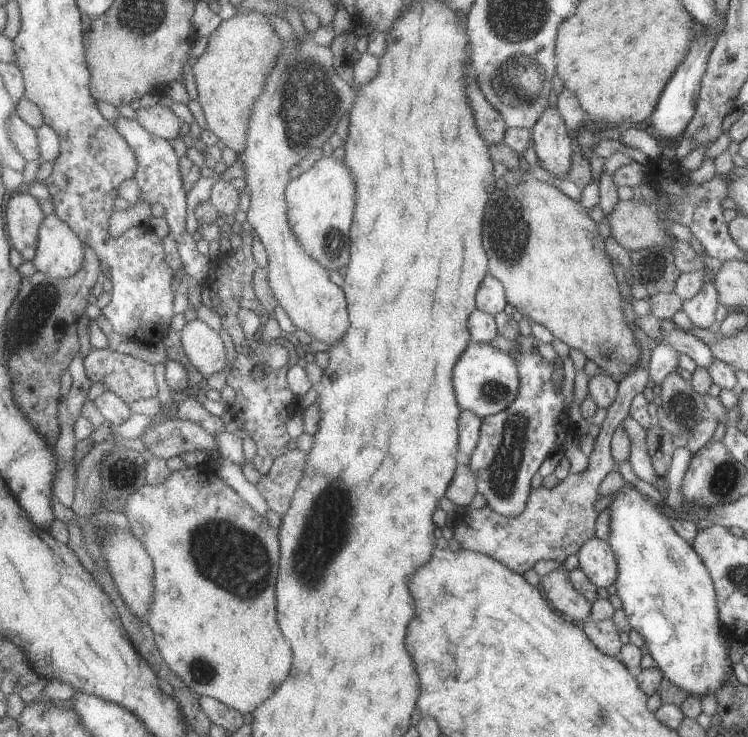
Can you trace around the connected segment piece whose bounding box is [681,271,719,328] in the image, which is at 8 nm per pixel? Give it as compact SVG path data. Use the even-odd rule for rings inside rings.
M712 272L703 274L703 286L690 300L682 302L681 311L689 318L693 327L707 328L715 320L718 295L713 285Z

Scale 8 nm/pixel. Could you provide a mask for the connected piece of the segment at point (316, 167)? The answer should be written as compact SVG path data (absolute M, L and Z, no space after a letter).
M332 155L319 158L307 172L302 172L289 182L286 198L291 228L305 250L313 254L313 258L317 258L328 270L338 271L351 262L351 224L357 204L355 194L357 182L351 168L347 166L345 159L340 161Z

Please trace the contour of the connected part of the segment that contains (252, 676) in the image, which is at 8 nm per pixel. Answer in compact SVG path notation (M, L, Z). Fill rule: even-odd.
M211 461L199 466L187 466L175 470L171 478L163 484L145 484L137 492L133 492L125 504L124 515L131 526L131 532L147 547L156 566L156 598L149 613L148 623L154 630L156 643L161 649L167 664L184 680L184 683L201 696L213 697L243 714L253 714L254 710L269 700L277 688L289 678L293 668L293 650L287 642L285 634L281 634L281 626L277 622L277 578L279 578L279 562L281 562L281 544L279 531L274 529L269 520L259 516L231 486L227 486L217 476L217 464Z

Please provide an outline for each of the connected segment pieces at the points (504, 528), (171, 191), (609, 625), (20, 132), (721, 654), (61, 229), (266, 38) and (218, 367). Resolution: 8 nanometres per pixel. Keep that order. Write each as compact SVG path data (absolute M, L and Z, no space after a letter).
M639 354L639 362L636 368L618 383L615 400L611 402L611 406L606 409L607 416L601 424L597 438L594 440L594 449L588 458L587 469L583 470L581 474L569 473L551 489L543 487L542 485L539 486L539 488L535 488L535 490L531 489L523 512L521 512L519 516L515 516L515 518L507 519L500 516L496 514L496 512L493 512L493 510L490 510L487 505L480 510L474 510L468 507L466 514L457 518L457 527L453 529L454 539L462 550L488 555L489 558L503 563L509 570L516 571L517 574L521 575L541 561L557 560L563 563L568 556L577 555L579 548L581 548L589 538L594 537L594 525L596 517L598 516L597 512L595 512L595 502L597 502L597 498L599 497L597 494L597 486L599 486L599 482L602 482L603 478L605 478L605 474L617 468L617 464L613 462L610 452L611 436L615 428L621 423L621 420L628 416L629 406L634 396L638 393L642 393L645 388L648 379L648 368L644 366L643 362L645 361L641 360L641 354Z
M119 115L114 121L119 134L133 147L138 160L137 172L133 176L134 181L140 188L139 199L147 200L151 204L158 203L165 209L165 219L169 224L170 233L176 241L178 256L182 262L184 273L190 277L191 282L201 282L207 286L209 272L211 272L212 260L197 250L197 241L193 234L193 214L187 208L187 190L183 183L181 164L175 148L169 144L168 139L150 134L138 120L125 118Z
M610 619L593 622L587 620L580 623L583 633L595 648L607 656L618 658L622 643L619 641L620 631Z
M18 113L11 116L7 128L9 128L11 142L15 142L15 148L21 152L26 161L43 163L37 129L24 122Z
M633 484L617 490L609 502L609 537L607 543L613 552L617 566L616 594L621 599L629 627L641 635L649 655L664 680L689 696L713 694L723 686L732 662L728 656L725 638L718 620L716 595L707 568L695 550L673 530L669 519L647 496L636 490Z
M55 214L49 215L41 226L39 248L31 269L53 278L72 278L83 269L85 248L67 222Z
M251 11L221 22L211 33L206 51L192 63L207 128L239 155L247 150L253 106L265 94L269 74L286 45L267 17Z
M203 320L188 322L180 337L189 360L206 378L217 375L227 366L227 350L221 334Z

